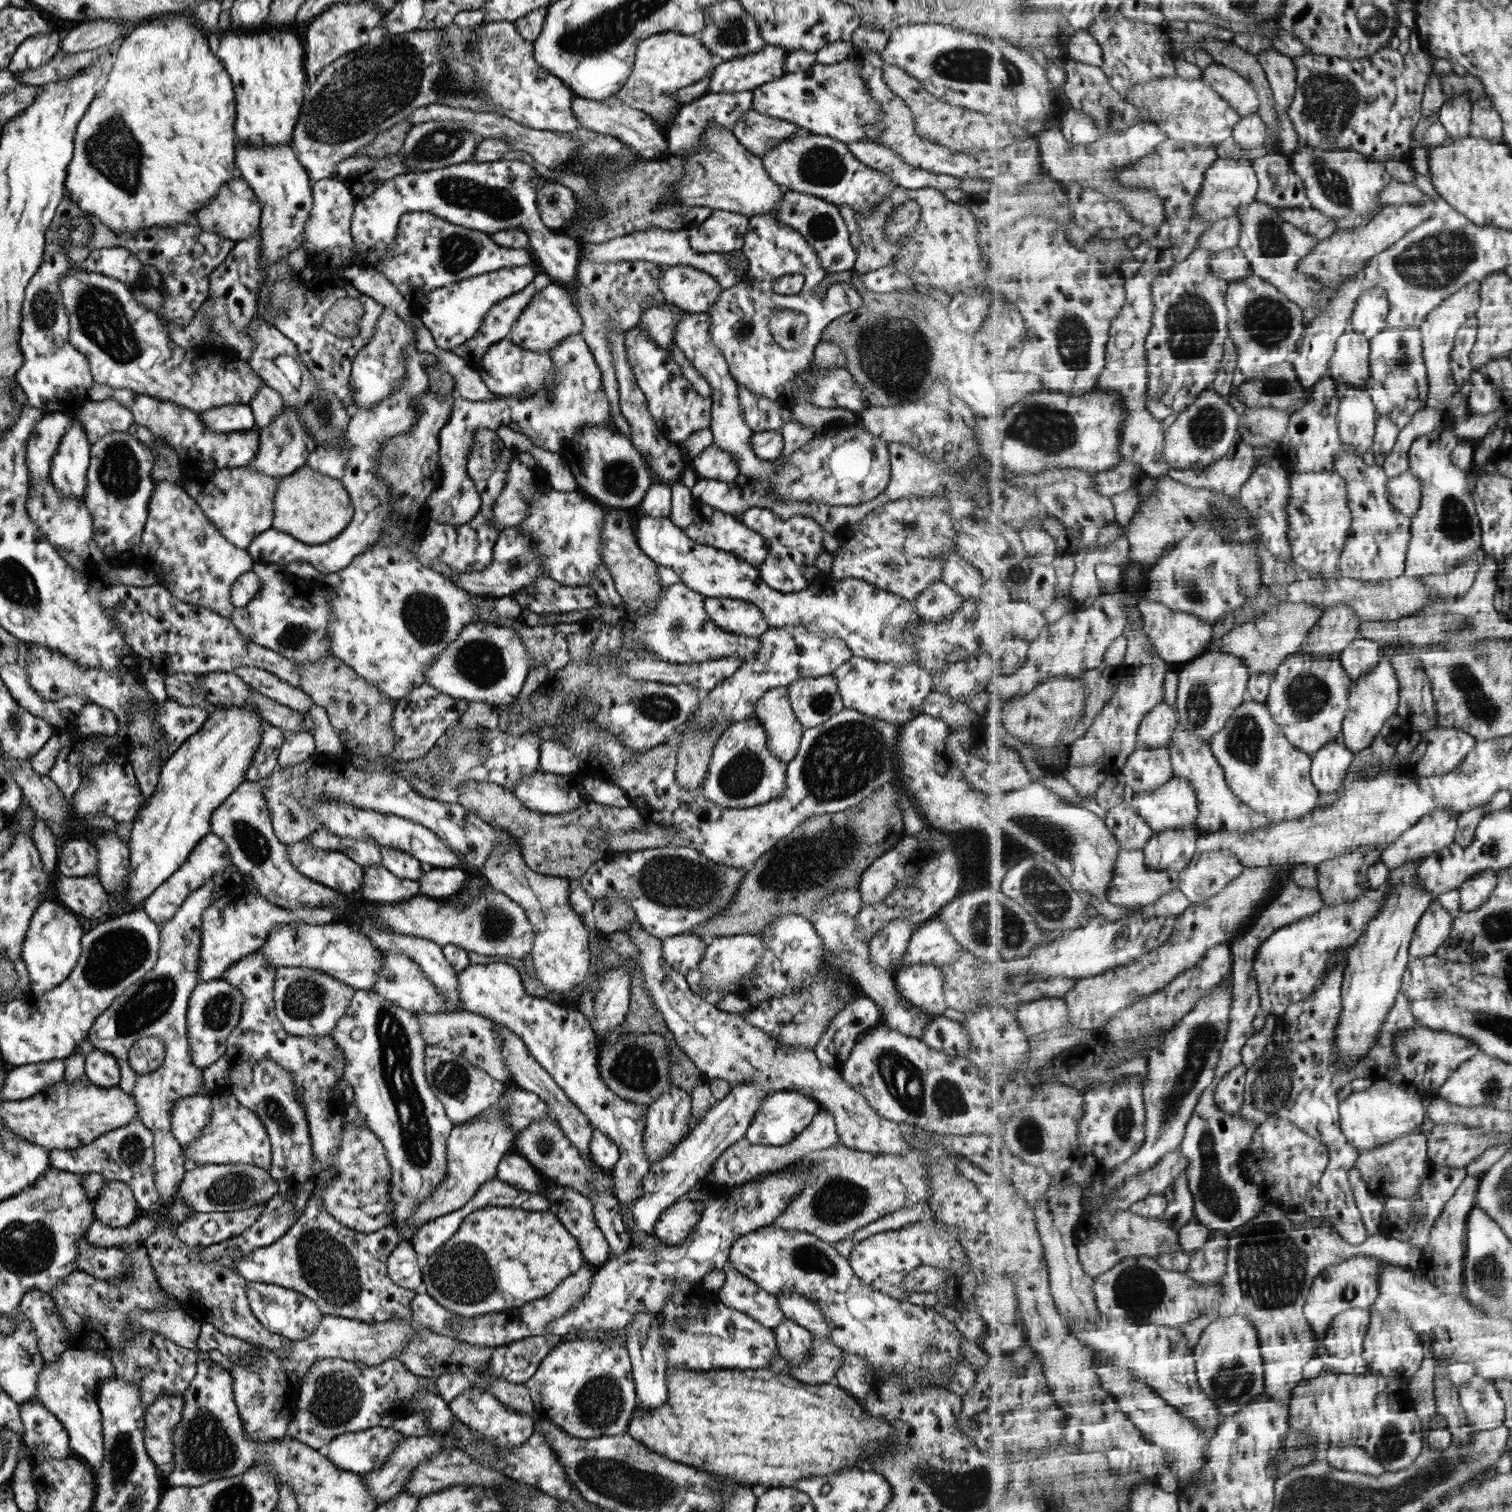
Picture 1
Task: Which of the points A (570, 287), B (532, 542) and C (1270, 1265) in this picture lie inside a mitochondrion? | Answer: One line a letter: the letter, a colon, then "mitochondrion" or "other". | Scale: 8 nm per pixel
A: other
B: other
C: mitochondrion

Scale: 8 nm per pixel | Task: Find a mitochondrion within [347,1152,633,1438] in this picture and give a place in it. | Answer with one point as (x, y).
(462, 1273)

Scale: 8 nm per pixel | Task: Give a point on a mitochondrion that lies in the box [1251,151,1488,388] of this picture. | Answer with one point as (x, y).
(1434, 262)

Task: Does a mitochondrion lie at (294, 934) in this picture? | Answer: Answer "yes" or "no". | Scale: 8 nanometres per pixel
yes

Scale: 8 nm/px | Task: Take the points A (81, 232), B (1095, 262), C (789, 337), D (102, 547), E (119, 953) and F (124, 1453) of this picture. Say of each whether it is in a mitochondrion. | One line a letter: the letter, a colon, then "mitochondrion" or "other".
A: mitochondrion
B: other
C: mitochondrion
D: other
E: mitochondrion
F: mitochondrion

